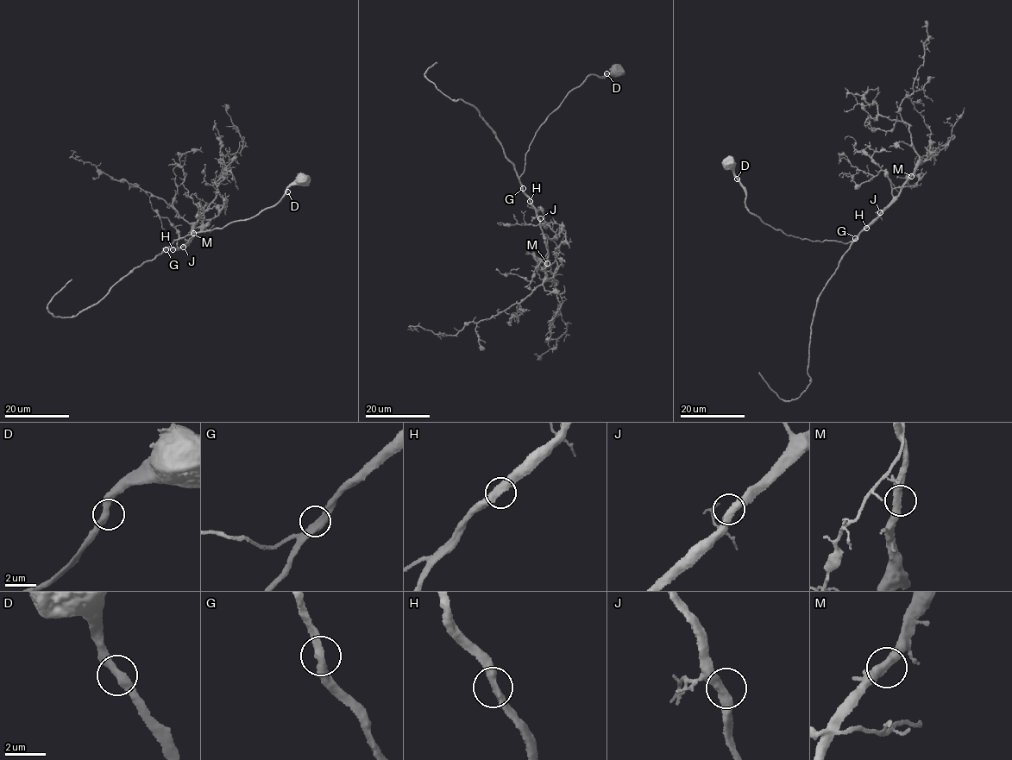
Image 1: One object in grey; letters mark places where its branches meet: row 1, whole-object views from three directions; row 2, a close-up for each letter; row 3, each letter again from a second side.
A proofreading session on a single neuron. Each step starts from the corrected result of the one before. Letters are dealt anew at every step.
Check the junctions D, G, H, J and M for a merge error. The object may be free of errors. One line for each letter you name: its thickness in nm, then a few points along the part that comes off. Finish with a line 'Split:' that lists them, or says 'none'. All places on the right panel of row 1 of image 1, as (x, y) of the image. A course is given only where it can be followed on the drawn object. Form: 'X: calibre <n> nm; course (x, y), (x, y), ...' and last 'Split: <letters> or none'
Split: none

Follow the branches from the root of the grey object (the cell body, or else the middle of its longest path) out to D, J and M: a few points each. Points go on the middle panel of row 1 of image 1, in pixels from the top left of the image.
D: (618, 72), (606, 73)
J: (618, 72), (587, 78), (568, 93), (536, 134), (519, 180), (540, 218)
M: (618, 72), (590, 75), (568, 93), (541, 126), (526, 153), (519, 180), (538, 220), (547, 263)

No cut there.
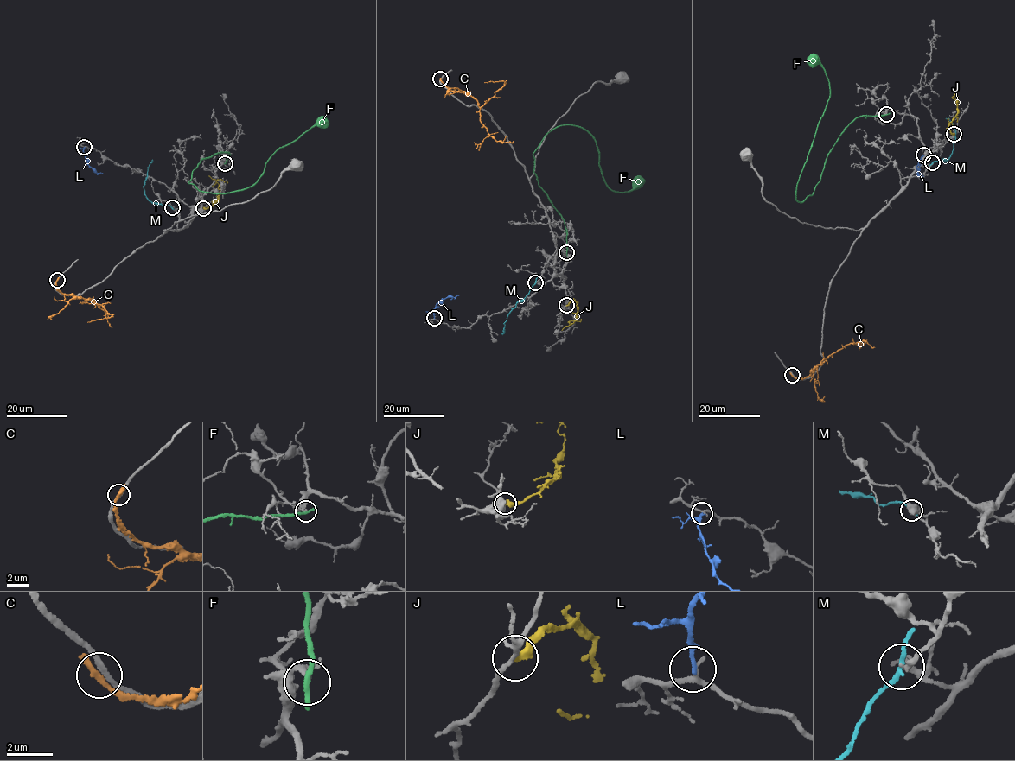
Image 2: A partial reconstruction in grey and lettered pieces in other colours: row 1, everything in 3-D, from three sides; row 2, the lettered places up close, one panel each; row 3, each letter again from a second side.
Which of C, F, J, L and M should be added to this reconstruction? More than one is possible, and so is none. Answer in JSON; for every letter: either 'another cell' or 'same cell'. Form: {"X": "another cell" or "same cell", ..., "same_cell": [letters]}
{"C": "another cell", "F": "another cell", "J": "another cell", "L": "another cell", "M": "another cell", "same_cell": []}

